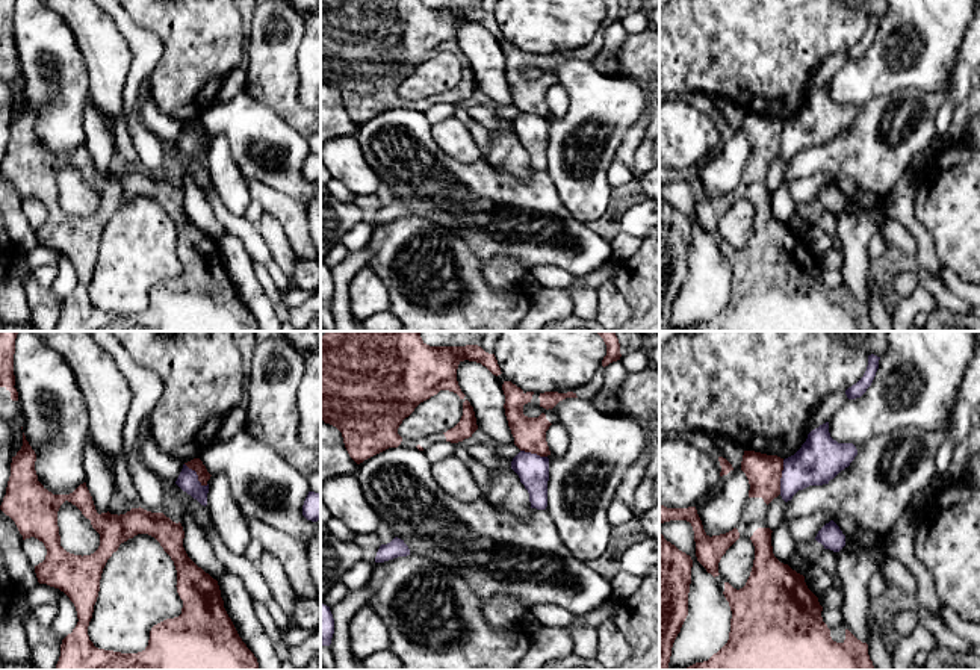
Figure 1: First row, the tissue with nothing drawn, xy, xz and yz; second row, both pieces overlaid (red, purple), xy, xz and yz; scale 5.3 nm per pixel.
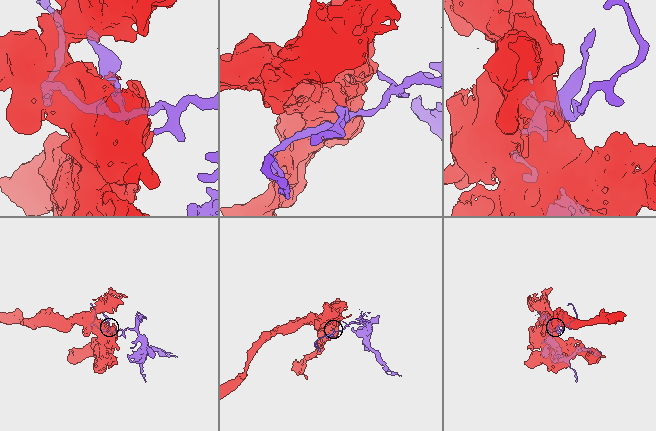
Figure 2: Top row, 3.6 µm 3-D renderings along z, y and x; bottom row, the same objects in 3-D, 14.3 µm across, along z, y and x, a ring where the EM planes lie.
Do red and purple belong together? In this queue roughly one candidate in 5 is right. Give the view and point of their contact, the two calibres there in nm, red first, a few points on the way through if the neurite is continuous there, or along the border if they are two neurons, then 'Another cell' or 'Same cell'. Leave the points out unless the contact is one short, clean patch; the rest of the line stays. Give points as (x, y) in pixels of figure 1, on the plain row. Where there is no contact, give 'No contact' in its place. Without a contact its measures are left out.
Touches red at yz (781, 138). Thickness 190 nm (red) against 240 nm. Boundary: yz (784, 121), (779, 155). Another cell

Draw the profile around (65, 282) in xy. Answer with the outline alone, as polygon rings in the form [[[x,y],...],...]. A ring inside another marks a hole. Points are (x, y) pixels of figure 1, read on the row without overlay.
[[[56,250],[57,254],[57,277],[51,284],[51,290],[62,299],[65,299],[68,295],[73,293],[76,289],[79,280],[74,265],[70,262],[70,259]]]

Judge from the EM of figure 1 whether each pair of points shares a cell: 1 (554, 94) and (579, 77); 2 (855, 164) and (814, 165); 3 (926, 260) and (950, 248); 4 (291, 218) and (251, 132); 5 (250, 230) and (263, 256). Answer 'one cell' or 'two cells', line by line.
1: two cells
2: one cell
3: two cells
4: two cells
5: one cell

